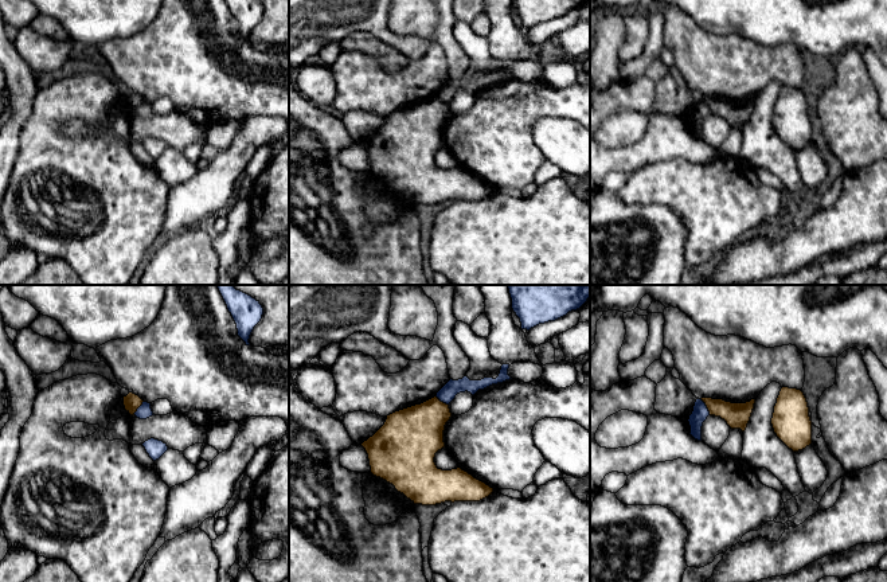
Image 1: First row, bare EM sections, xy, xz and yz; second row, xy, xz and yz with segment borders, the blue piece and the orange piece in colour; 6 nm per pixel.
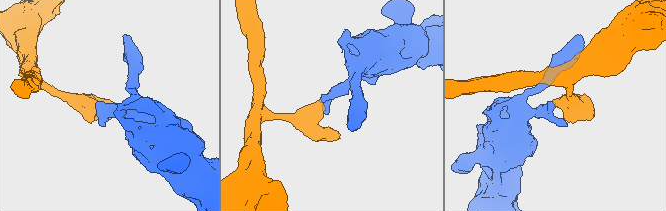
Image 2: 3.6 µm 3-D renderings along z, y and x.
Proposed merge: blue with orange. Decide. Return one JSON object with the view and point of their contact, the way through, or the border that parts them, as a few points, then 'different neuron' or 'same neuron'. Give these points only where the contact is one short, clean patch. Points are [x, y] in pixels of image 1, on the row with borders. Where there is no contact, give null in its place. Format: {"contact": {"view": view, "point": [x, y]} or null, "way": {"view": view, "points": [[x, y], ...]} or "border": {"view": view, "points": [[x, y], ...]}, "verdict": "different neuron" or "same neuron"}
{"contact": {"view": "yz", "point": [706, 407]}, "border": {"view": "yz", "points": [[700, 399], [710, 414]]}, "verdict": "different neuron"}

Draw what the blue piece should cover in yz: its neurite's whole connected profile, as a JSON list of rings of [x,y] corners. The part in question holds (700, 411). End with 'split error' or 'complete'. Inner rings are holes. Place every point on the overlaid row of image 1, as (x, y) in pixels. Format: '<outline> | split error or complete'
[[[698,398],[695,402],[695,406],[693,406],[693,411],[688,419],[689,426],[691,426],[689,434],[698,441],[702,441],[702,426],[708,415],[710,415],[710,411],[708,411],[706,403]]] | complete

